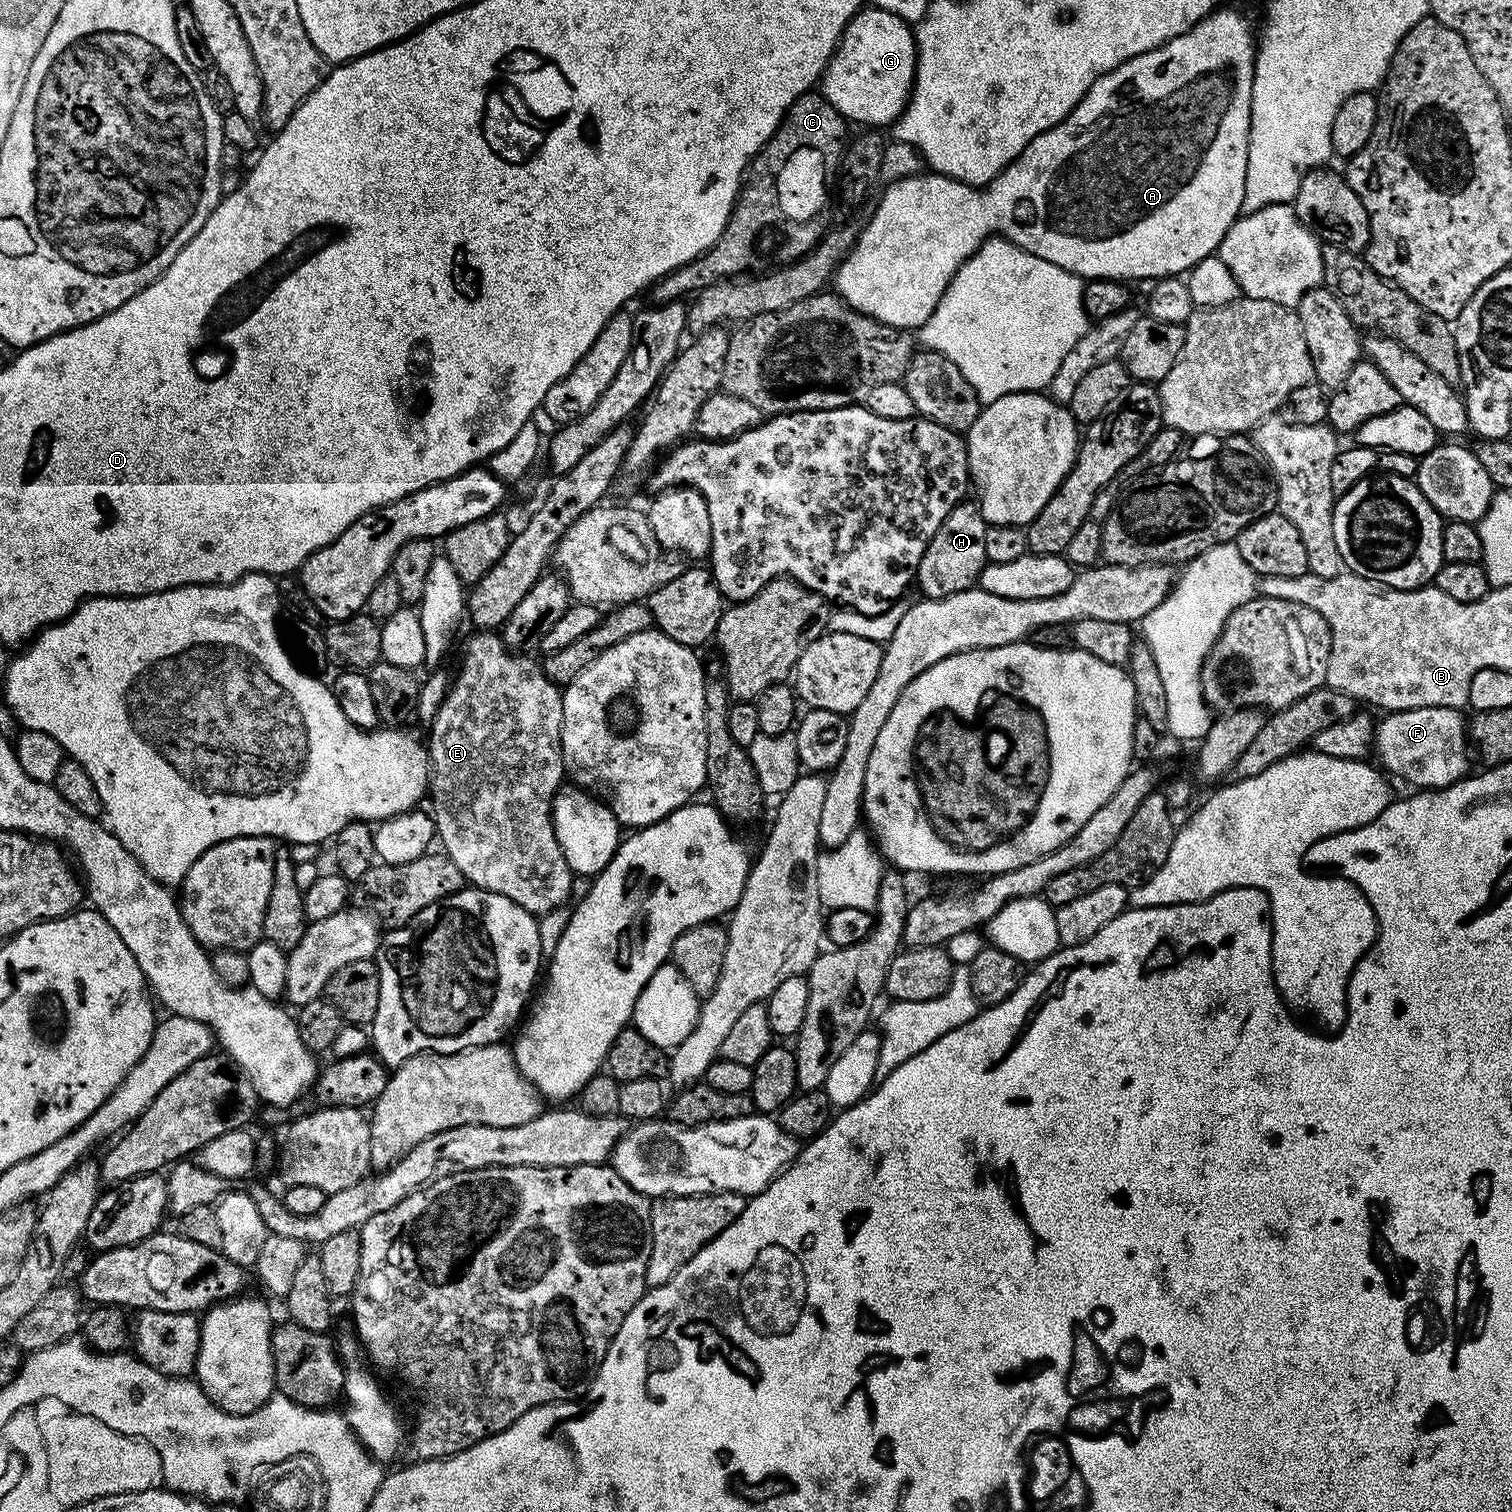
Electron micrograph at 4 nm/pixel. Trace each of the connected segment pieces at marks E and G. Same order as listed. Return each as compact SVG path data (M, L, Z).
M476 630L464 644L464 657L460 660L460 669L451 681L447 694L444 695L442 706L430 721L432 727L432 744L430 740L430 815L435 821L438 844L448 855L450 862L462 870L465 881L473 888L485 888L488 892L497 892L510 902L522 906L527 912L539 918L544 913L563 908L572 896L574 873L562 854L562 846L558 846L558 838L552 821L552 802L561 791L560 783L566 780L564 771L564 755L560 739L562 738L562 692L558 685L545 674L543 667L536 664L528 656L515 656L515 651L492 630Z
M865 6L844 27L818 88L830 106L844 115L845 121L892 126L908 104L915 76L916 37L913 25L898 14L890 14L890 10Z

